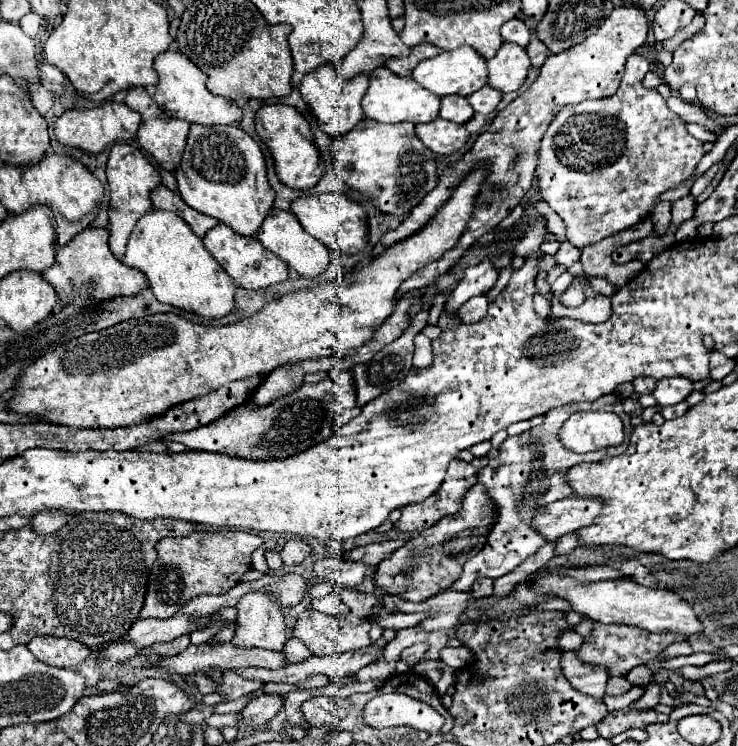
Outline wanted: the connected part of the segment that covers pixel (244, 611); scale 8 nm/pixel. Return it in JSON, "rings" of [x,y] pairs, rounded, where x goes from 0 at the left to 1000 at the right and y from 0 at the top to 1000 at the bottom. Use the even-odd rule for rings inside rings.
{"rings":[[[359,794],[332,796],[321,807],[321,845],[313,855],[324,869],[359,869],[381,874],[389,853],[381,815],[373,810],[373,802]]]}

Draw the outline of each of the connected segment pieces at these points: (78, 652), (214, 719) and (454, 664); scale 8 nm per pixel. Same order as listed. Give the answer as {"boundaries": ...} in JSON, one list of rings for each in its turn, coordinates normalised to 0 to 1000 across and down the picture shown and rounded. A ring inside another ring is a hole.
{"boundaries":[[[[50,853],[37,863],[37,869],[50,885],[77,895],[102,895],[123,877],[123,871],[104,858],[72,853]]],[[[286,957],[278,971],[302,976],[302,973],[321,973],[321,968],[324,968],[324,957]]],[[[622,866],[622,869],[600,869],[595,874],[595,885],[600,885],[606,893],[622,898],[625,893],[641,887],[641,877],[630,866]]]]}

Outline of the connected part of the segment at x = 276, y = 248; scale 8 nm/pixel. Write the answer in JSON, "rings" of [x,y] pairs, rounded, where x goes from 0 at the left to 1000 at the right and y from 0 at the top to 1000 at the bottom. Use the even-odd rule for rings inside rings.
{"rings":[[[370,279],[364,284],[364,290],[359,292],[354,308],[348,311],[348,322],[362,335],[367,335],[373,343],[378,343],[392,359],[397,359],[408,373],[427,373],[427,370],[438,367],[440,359],[443,359],[443,351],[446,351],[443,340],[446,340],[446,335],[432,322],[427,322],[421,314],[413,311],[394,284]]]}

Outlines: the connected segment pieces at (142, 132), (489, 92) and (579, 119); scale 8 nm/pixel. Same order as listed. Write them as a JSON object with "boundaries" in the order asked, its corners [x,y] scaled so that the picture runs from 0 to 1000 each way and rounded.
{"boundaries":[[[[183,115],[172,123],[169,129],[169,139],[188,150],[191,153],[191,169],[188,169],[188,177],[186,177],[186,188],[191,193],[191,198],[196,204],[202,204],[213,220],[221,225],[221,228],[229,228],[229,231],[237,231],[237,225],[243,223],[245,217],[245,209],[248,209],[248,198],[251,198],[251,188],[253,188],[253,180],[256,180],[256,172],[259,166],[251,164],[251,161],[240,161],[234,155],[226,155],[213,139],[210,134],[202,129],[202,123],[191,115]]],[[[654,115],[652,121],[646,121],[636,129],[636,139],[649,153],[665,153],[673,145],[673,139],[679,137],[679,129],[682,126],[676,121],[671,121],[665,115]]],[[[855,72],[847,86],[839,121],[831,129],[760,145],[733,188],[728,220],[730,260],[763,292],[768,319],[782,332],[812,324],[871,298],[888,279],[890,265],[931,241],[955,209],[953,190],[942,188],[931,177],[925,161],[904,145],[901,131],[890,121],[871,118],[871,99],[877,97],[879,83],[866,72]]]]}

